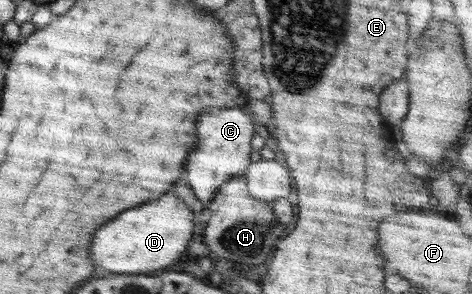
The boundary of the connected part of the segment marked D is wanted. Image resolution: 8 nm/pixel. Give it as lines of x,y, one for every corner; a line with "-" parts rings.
162,195
150,203
142,203
120,213
116,219
100,227
92,241
92,261
97,271
110,273
150,274
166,271
183,255
194,226
194,214
187,204
178,201
176,195

